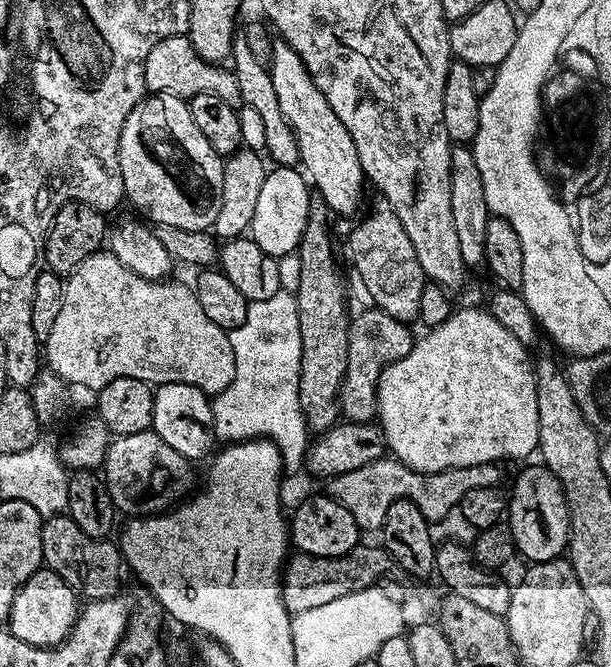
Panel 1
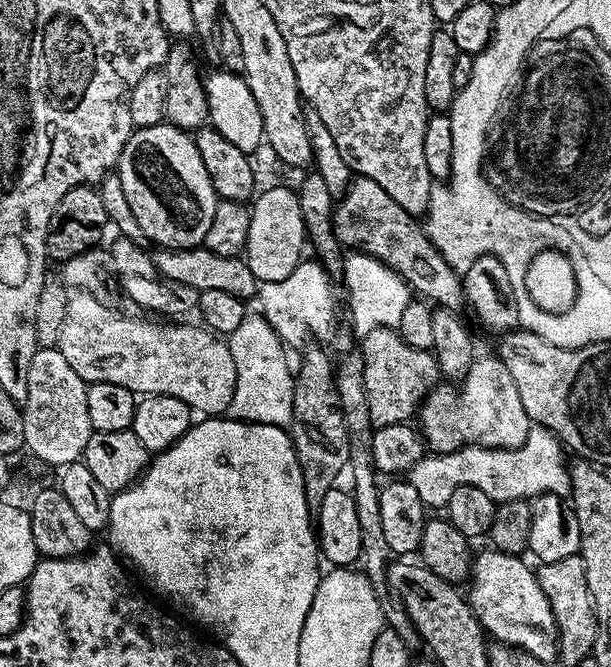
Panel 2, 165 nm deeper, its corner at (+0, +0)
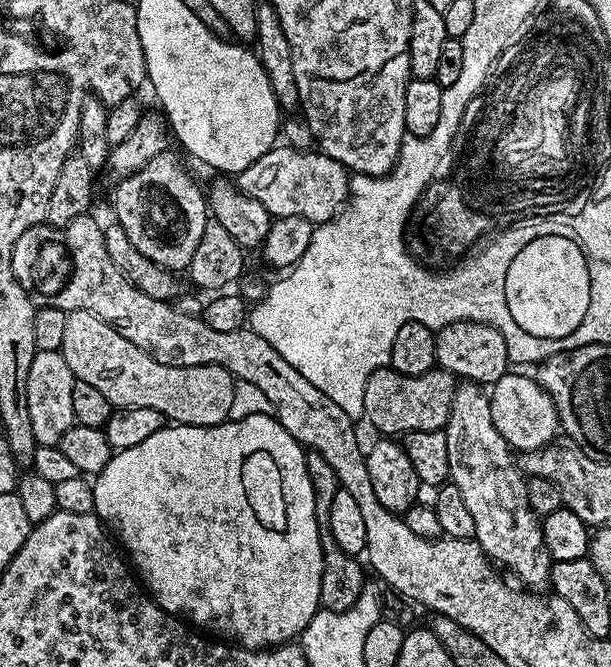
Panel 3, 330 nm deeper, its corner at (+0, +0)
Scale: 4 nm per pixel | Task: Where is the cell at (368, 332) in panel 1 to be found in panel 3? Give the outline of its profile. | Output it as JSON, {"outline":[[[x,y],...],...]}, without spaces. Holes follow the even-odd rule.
{"outline":[[[385,366],[372,372],[370,382],[366,382],[363,419],[388,438],[406,432],[439,432],[450,418],[457,383],[457,377],[439,366],[417,376],[398,374],[391,366]]]}

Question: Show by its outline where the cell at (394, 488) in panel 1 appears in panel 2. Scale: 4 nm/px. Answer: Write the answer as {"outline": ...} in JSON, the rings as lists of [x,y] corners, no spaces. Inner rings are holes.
{"outline":[[[529,427],[526,442],[517,448],[481,448],[469,444],[456,452],[425,454],[406,473],[408,483],[418,490],[418,498],[429,509],[447,509],[450,494],[458,486],[478,486],[492,500],[528,500],[546,494],[567,497],[572,491],[572,474],[569,461],[564,461],[566,449],[549,428]]]}

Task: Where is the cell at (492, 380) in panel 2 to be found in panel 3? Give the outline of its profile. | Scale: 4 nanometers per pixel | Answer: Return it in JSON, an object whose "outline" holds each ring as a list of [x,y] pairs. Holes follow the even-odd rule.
{"outline":[[[509,371],[507,376],[503,376],[494,385],[490,399],[494,426],[498,426],[498,434],[502,434],[502,438],[506,438],[506,442],[517,453],[523,454],[553,443],[560,432],[560,419],[550,394],[541,388],[539,380],[531,375],[519,376],[516,372],[519,371]]]}

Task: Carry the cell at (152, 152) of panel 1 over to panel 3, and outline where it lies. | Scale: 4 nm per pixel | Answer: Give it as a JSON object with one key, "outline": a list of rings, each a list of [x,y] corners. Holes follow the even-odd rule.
{"outline":[[[165,154],[150,158],[142,170],[123,177],[116,188],[115,223],[126,230],[126,238],[150,262],[167,268],[173,274],[183,273],[198,250],[198,238],[210,219],[209,205],[192,176],[172,157]]]}

